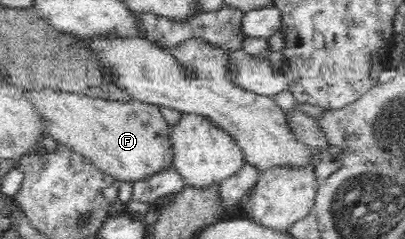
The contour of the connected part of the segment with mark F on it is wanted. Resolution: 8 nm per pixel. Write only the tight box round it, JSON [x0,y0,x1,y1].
[26,89,174,183]

